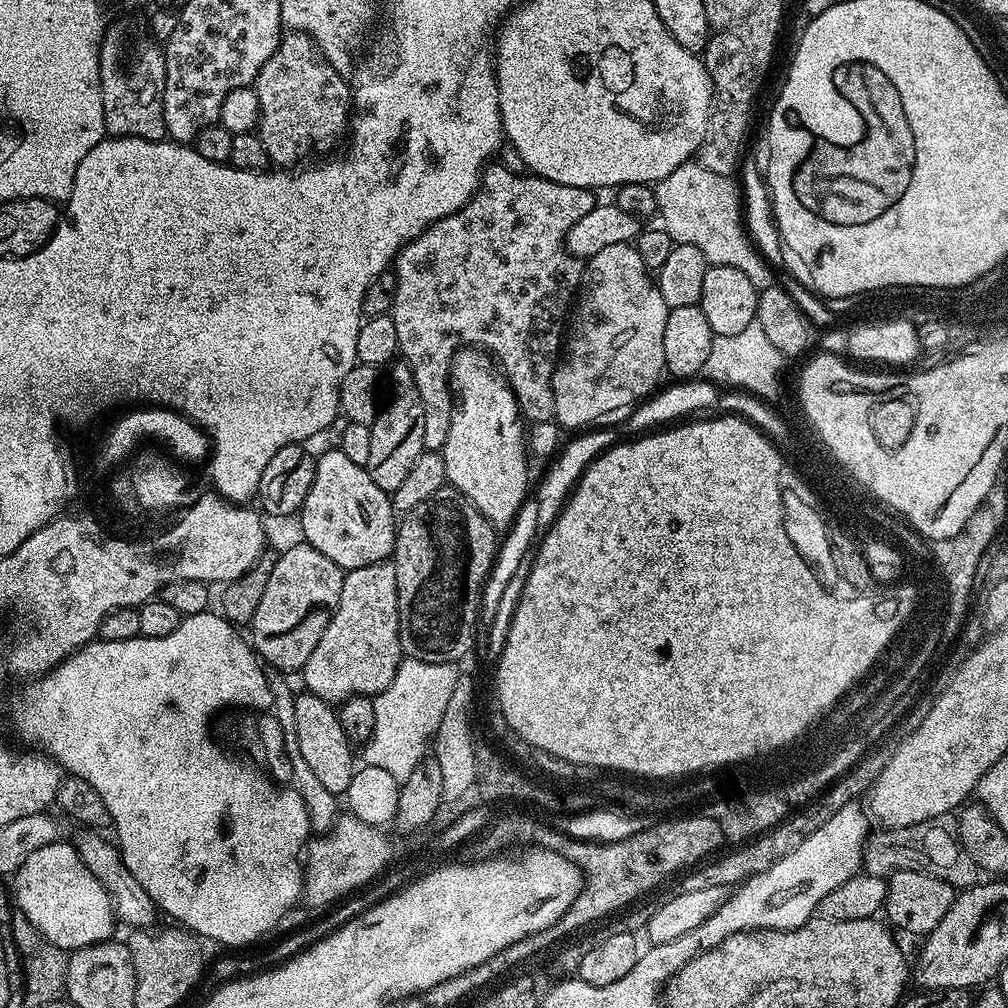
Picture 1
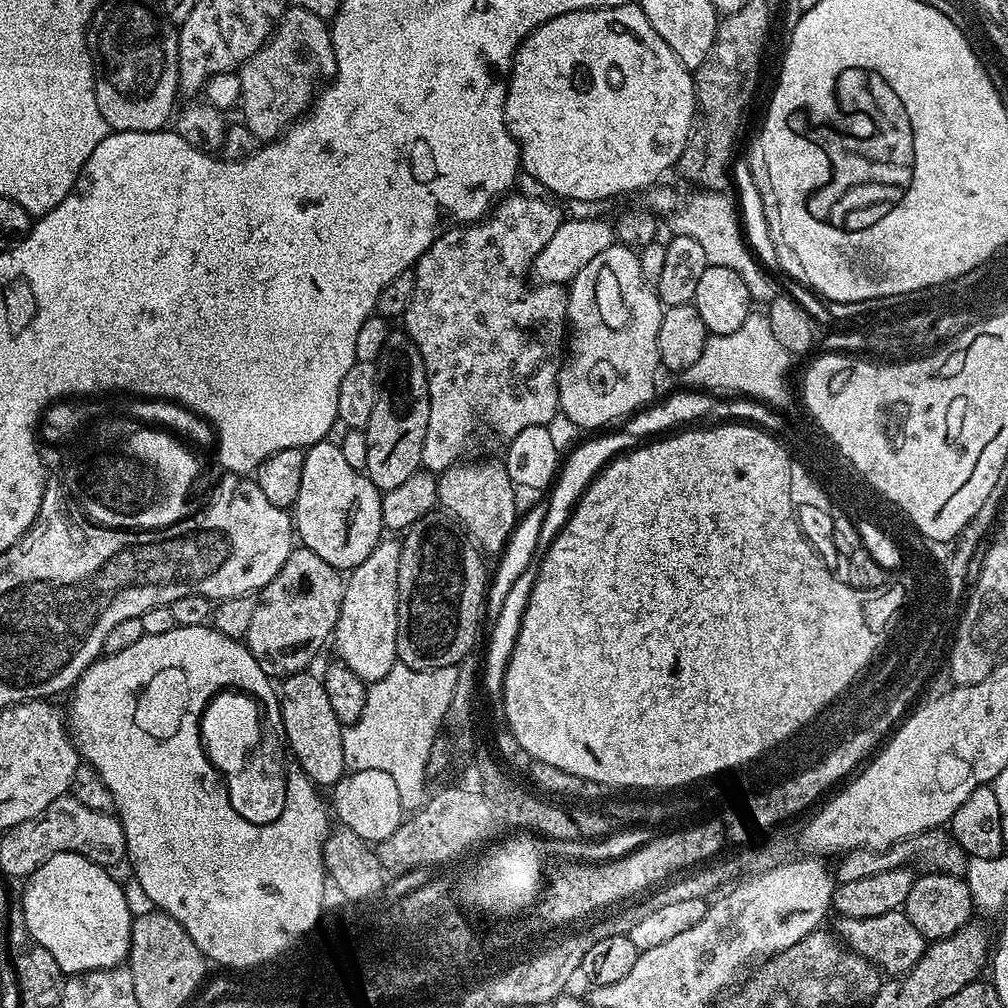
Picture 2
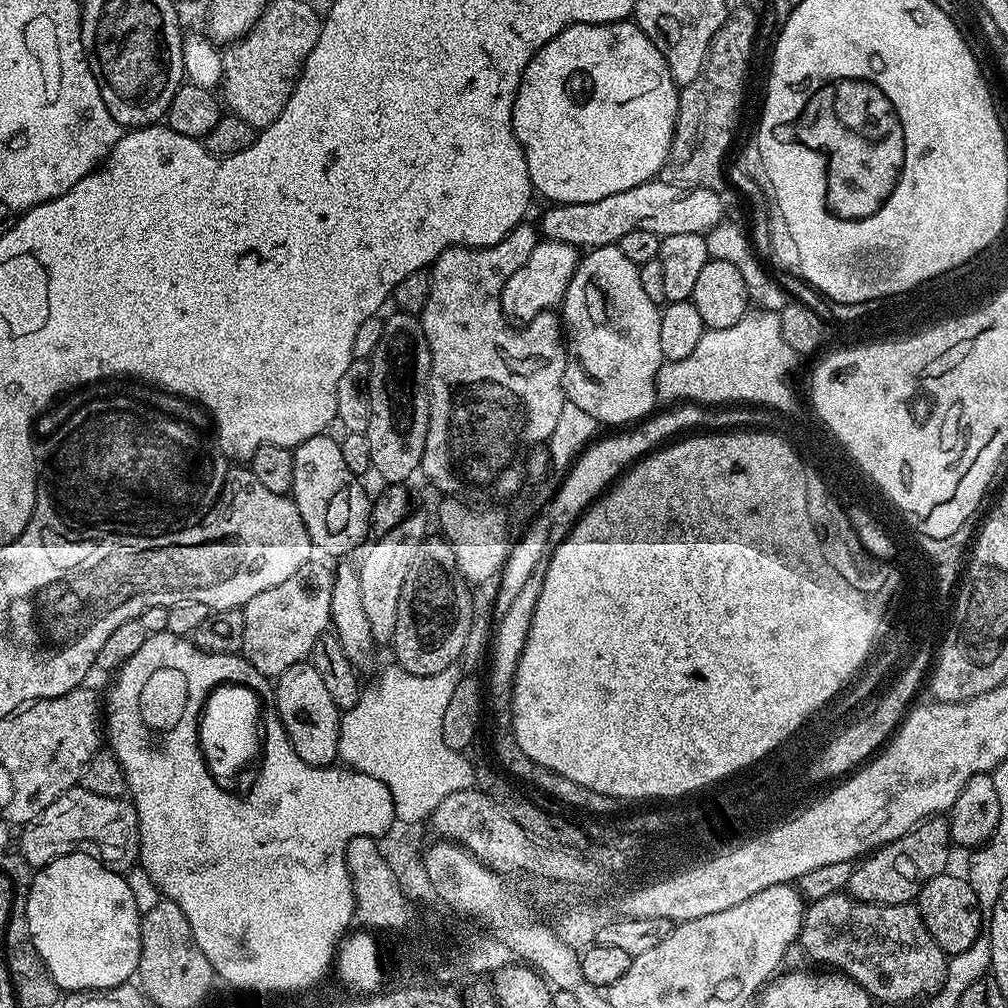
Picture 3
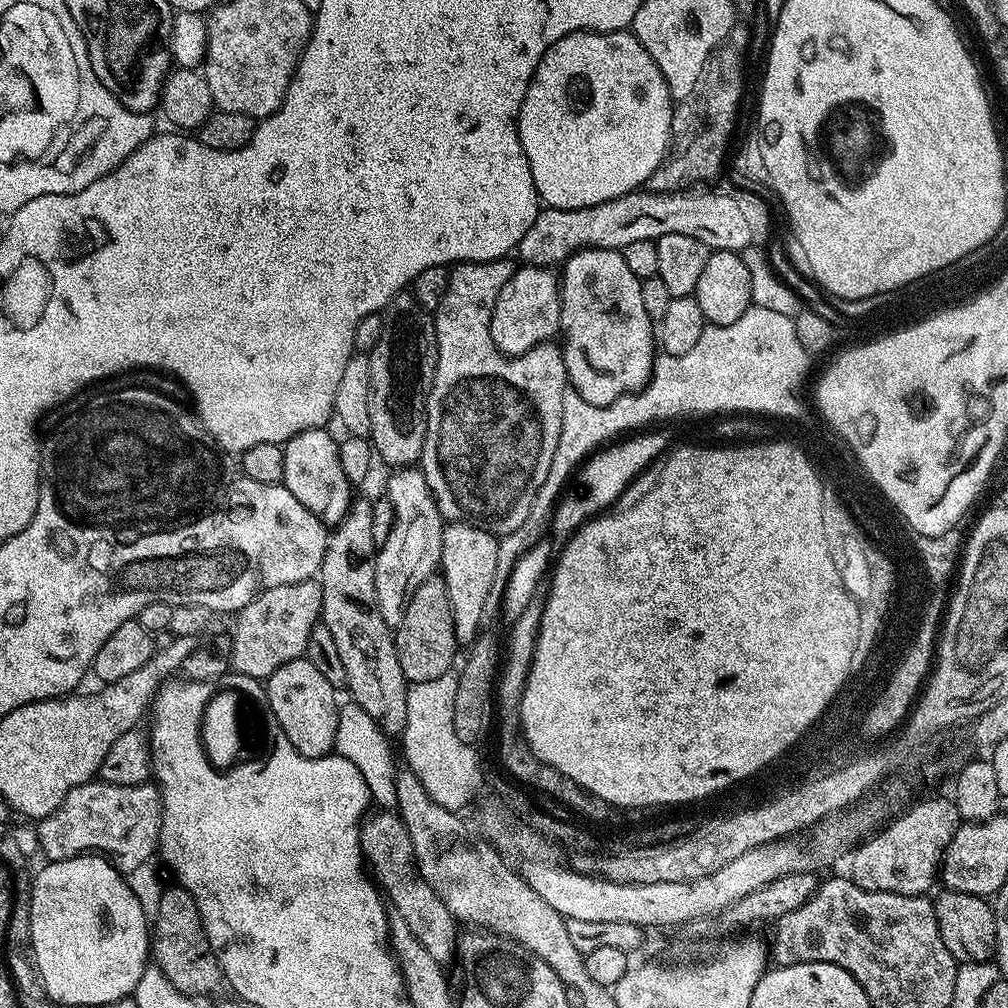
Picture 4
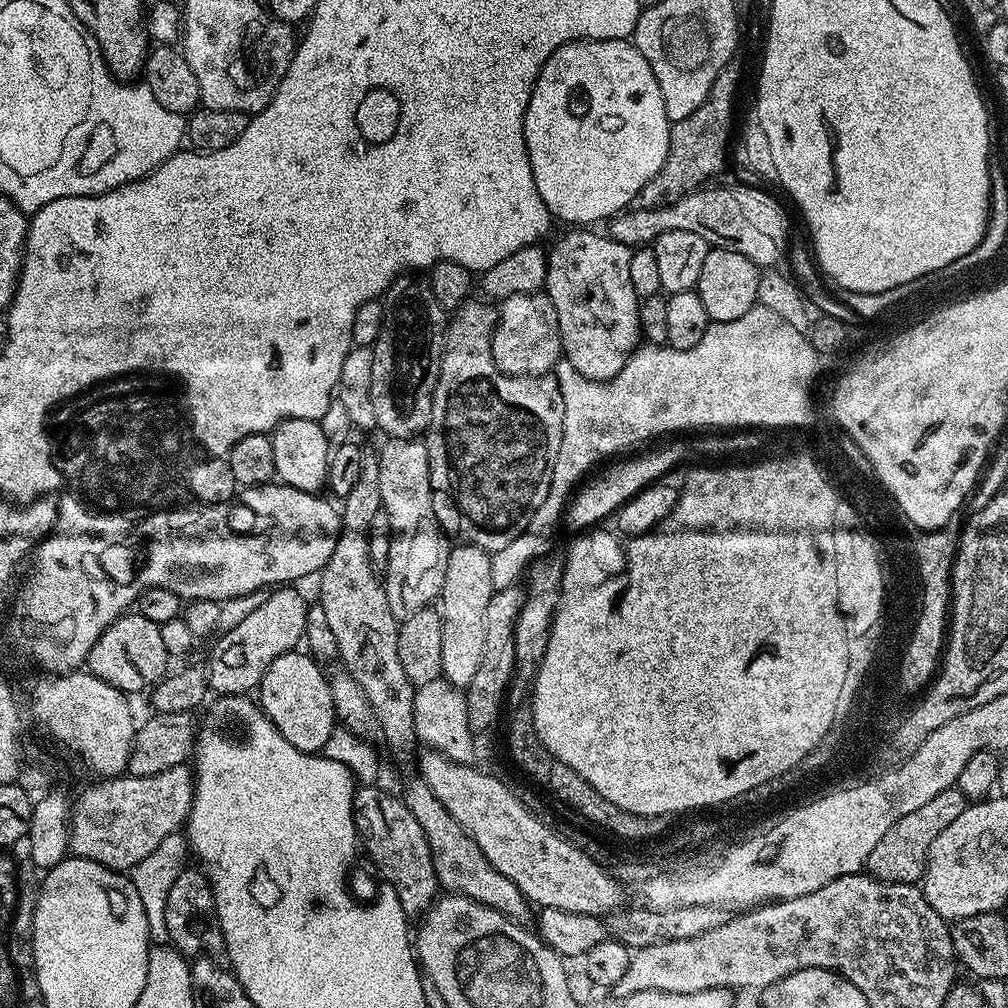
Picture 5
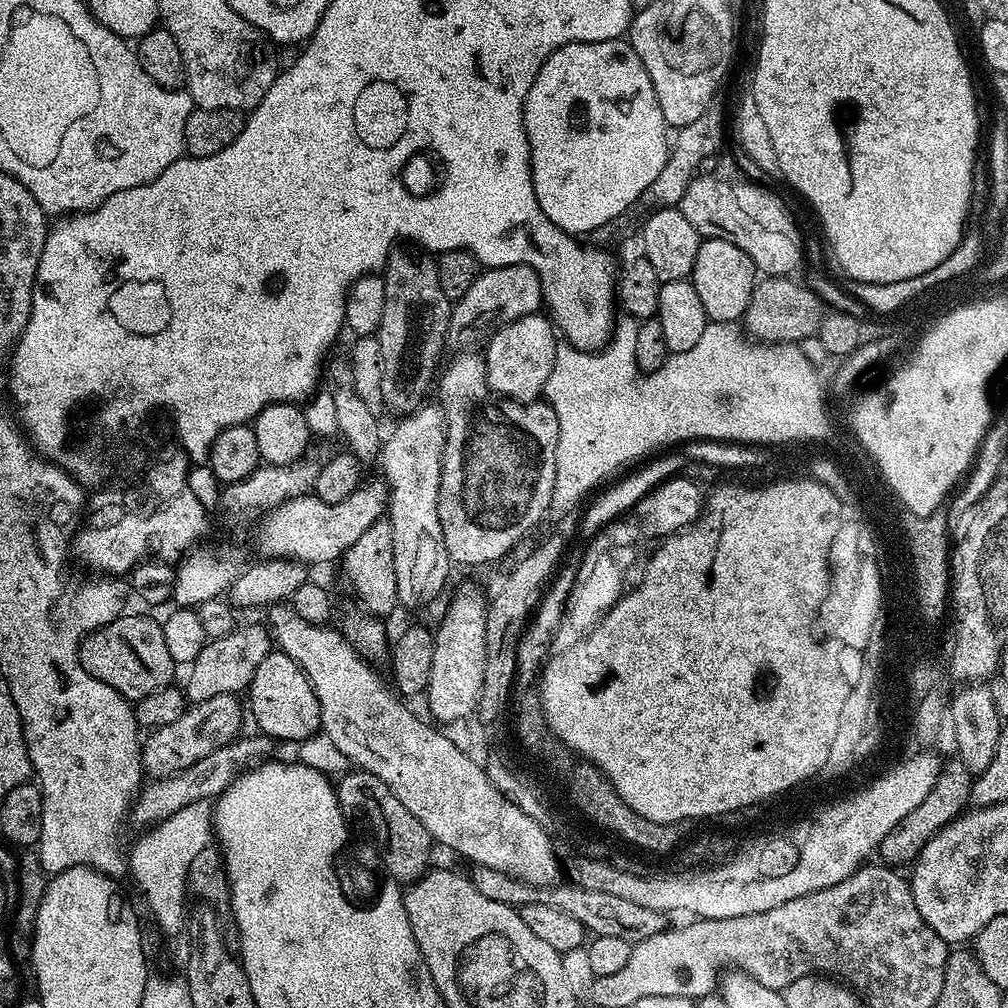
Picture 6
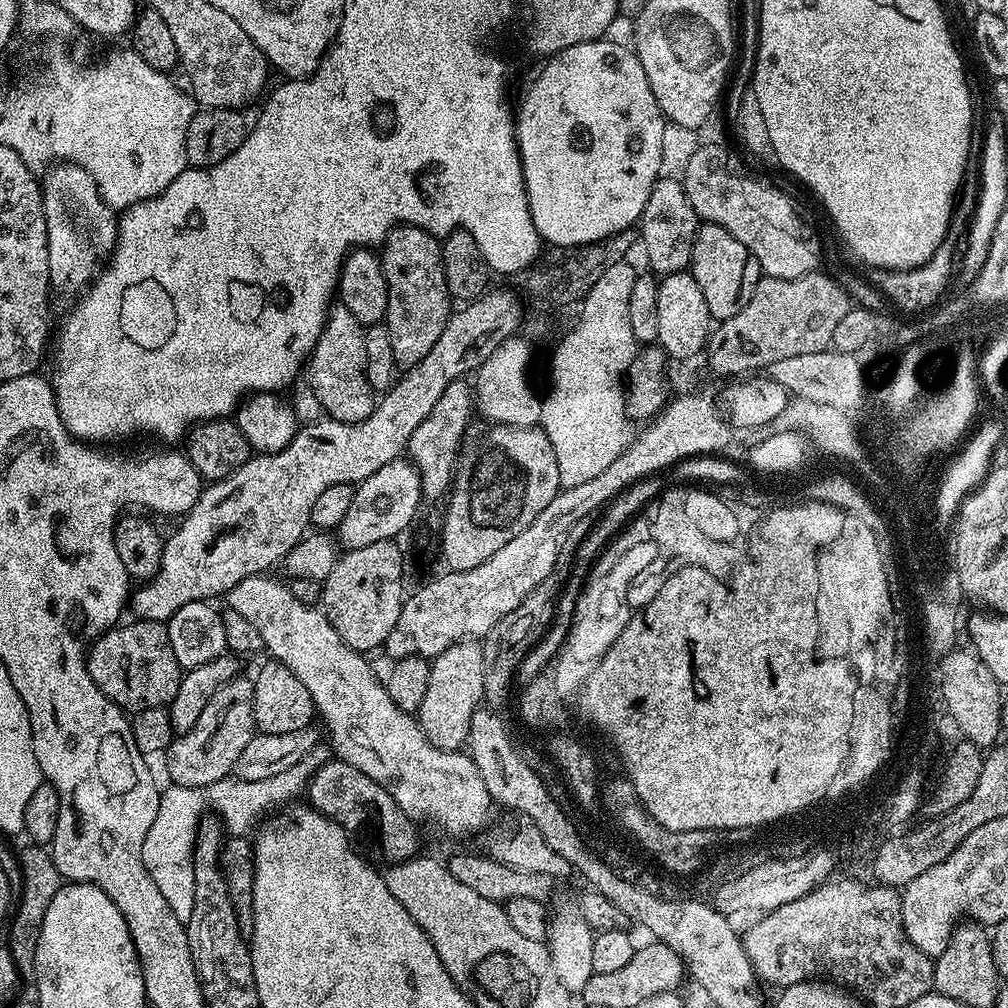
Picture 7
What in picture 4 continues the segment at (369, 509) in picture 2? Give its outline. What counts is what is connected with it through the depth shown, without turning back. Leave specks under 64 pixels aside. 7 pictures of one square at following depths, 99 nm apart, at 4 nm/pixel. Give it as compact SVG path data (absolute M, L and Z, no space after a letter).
M327 427L311 428L302 434L292 436L282 447L284 450L284 479L282 481L284 488L290 490L290 494L294 494L294 498L298 498L298 502L302 502L302 506L306 506L306 510L310 510L310 514L317 516L325 526L339 524L347 514L348 507L352 505L354 488L349 484L346 474L342 474L342 462L338 458L340 445L337 440L330 438Z

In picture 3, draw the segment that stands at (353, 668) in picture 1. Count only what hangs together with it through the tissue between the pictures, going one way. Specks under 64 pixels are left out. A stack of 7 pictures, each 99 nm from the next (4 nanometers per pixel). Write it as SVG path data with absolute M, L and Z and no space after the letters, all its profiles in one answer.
M410 514L398 522L394 530L379 537L375 541L377 544L367 545L368 553L365 554L364 561L358 564L358 571L362 586L362 606L366 606L366 618L370 618L372 623L373 640L391 641L392 631L398 622L398 598L402 594L402 586L406 586L406 574L410 574L414 554L418 554L420 544L428 535L427 518Z

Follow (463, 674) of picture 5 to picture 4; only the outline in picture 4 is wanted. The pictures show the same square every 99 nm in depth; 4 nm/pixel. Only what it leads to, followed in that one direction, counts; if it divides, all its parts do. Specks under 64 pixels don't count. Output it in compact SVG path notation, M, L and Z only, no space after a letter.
M448 522L444 525L439 571L450 594L457 645L471 646L481 635L482 606L485 606L486 594L494 583L494 570L498 570L499 545L497 537L477 525L463 522Z

